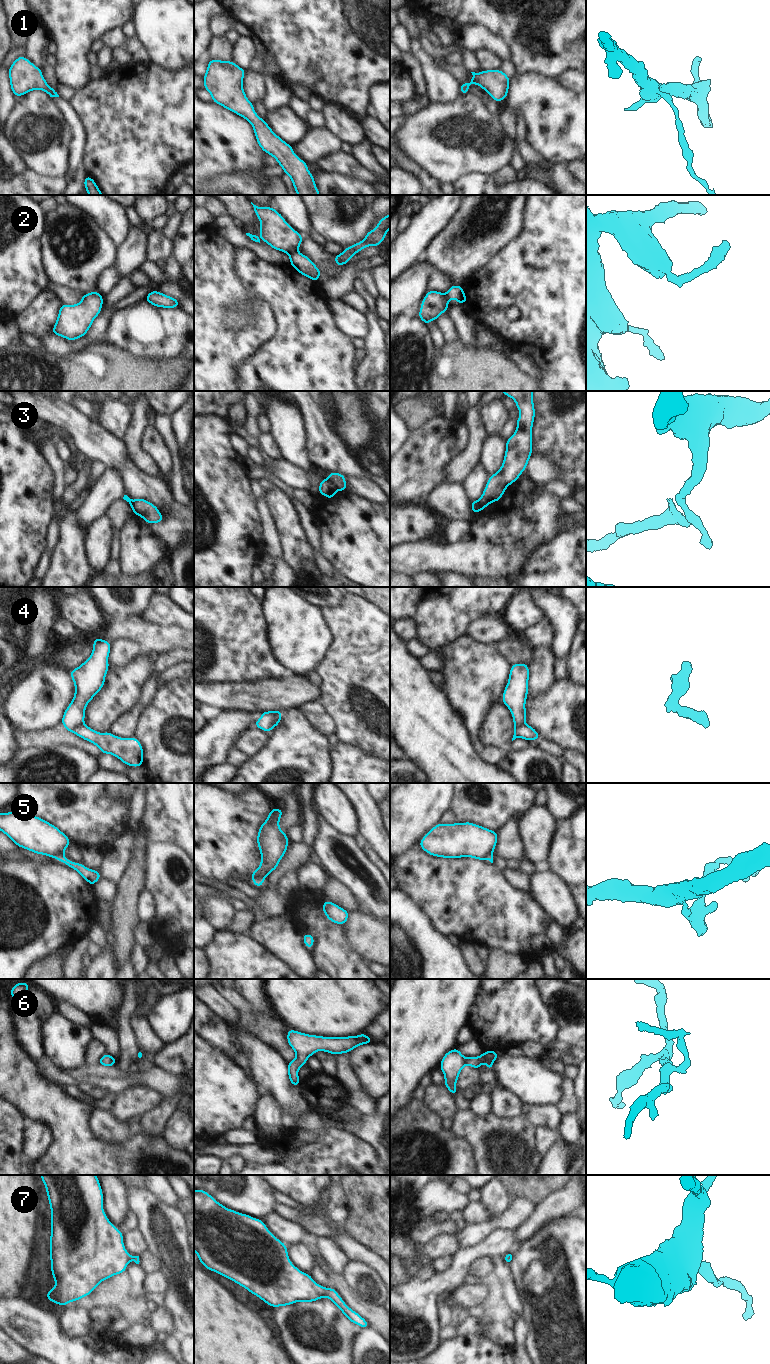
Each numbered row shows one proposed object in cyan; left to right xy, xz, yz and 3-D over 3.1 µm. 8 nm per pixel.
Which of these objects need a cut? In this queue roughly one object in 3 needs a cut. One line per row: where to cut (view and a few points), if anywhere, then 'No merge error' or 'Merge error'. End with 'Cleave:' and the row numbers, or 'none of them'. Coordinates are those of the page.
1: No split. No merge error
2: Split along xz (296, 250), (288, 253). Merge error
3: Split along xz (327, 478), (338, 489). Merge error
4: Split along xy (83, 723), (72, 731). Merge error
5: Split along xy (64, 857), (57, 859). Merge error
6: No split. No merge error
7: No split. No merge error
Cleave: 2, 3, 4, 5.

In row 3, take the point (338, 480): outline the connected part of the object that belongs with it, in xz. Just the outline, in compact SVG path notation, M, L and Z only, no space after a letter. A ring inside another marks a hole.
M331 472L328 475L328 478L331 483L339 490L339 491L346 491L347 485L345 480L345 475L337 473L337 472Z

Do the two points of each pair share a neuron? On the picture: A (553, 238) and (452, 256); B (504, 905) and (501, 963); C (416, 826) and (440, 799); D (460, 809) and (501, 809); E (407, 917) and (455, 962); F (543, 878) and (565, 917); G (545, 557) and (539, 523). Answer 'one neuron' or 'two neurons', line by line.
A: two neurons
B: two neurons
C: one neuron
D: one neuron
E: one neuron
F: one neuron
G: two neurons

